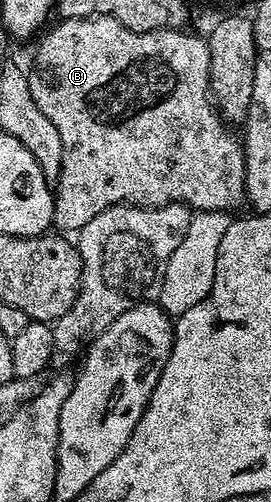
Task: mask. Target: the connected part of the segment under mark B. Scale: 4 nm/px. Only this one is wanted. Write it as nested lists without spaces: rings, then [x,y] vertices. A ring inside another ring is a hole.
[[[95,16],[92,18],[63,18],[57,23],[59,26],[55,30],[47,29],[45,31],[46,39],[38,46],[38,55],[34,58],[34,70],[29,71],[30,87],[32,88],[32,100],[36,100],[36,108],[40,108],[40,112],[44,112],[44,116],[48,116],[48,120],[52,120],[52,124],[56,124],[56,132],[60,132],[60,144],[64,144],[64,160],[60,176],[56,183],[56,193],[54,194],[54,220],[53,225],[59,231],[77,232],[84,228],[84,224],[88,224],[88,220],[92,220],[96,216],[100,216],[100,212],[104,212],[108,208],[119,204],[129,204],[132,206],[166,206],[170,202],[180,202],[184,206],[190,207],[191,211],[199,210],[225,210],[234,212],[238,205],[246,202],[246,148],[241,137],[238,138],[229,130],[231,127],[220,117],[219,111],[216,109],[215,99],[212,97],[210,88],[210,44],[200,36],[192,36],[186,34],[183,29],[167,28],[164,30],[133,30],[124,24],[120,24],[115,18],[107,18],[105,16]]]

